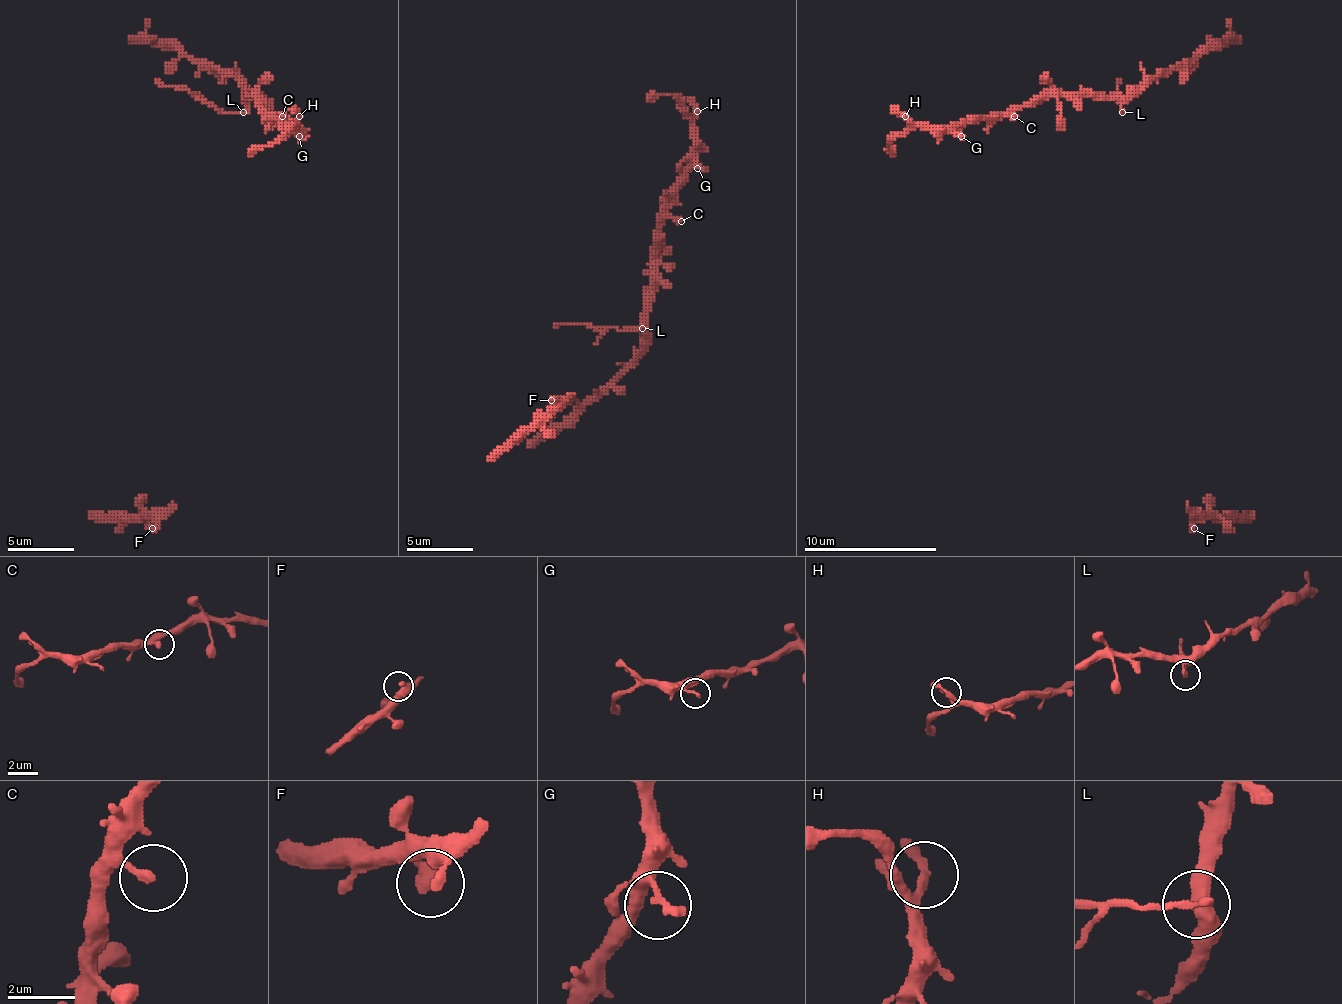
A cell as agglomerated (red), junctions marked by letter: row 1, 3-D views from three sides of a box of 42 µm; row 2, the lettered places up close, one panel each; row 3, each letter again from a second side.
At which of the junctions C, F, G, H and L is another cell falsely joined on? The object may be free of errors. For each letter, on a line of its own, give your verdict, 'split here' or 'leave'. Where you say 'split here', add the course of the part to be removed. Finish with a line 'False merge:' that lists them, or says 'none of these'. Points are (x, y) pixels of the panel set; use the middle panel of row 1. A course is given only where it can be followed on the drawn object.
C: leave
F: leave
G: leave
H: leave
L: split here; course (641, 327), (617, 331), (584, 324), (554, 327)
False merge: L

